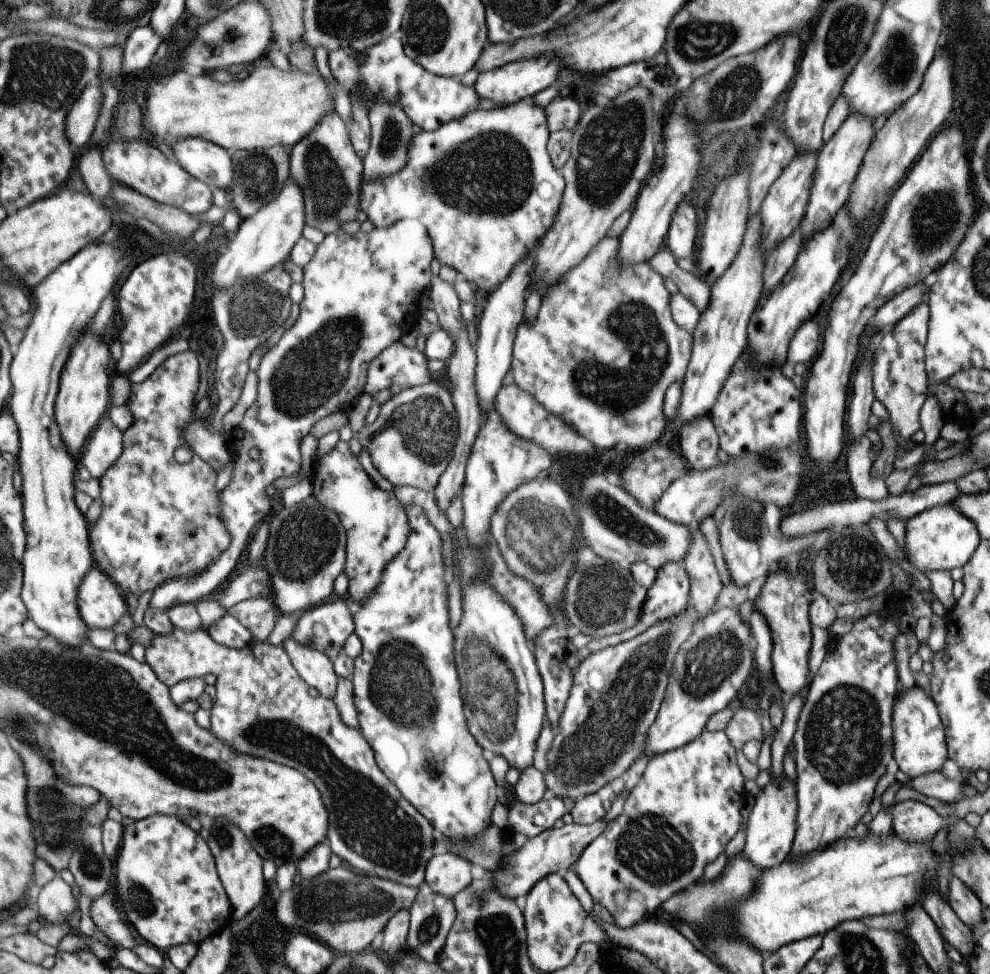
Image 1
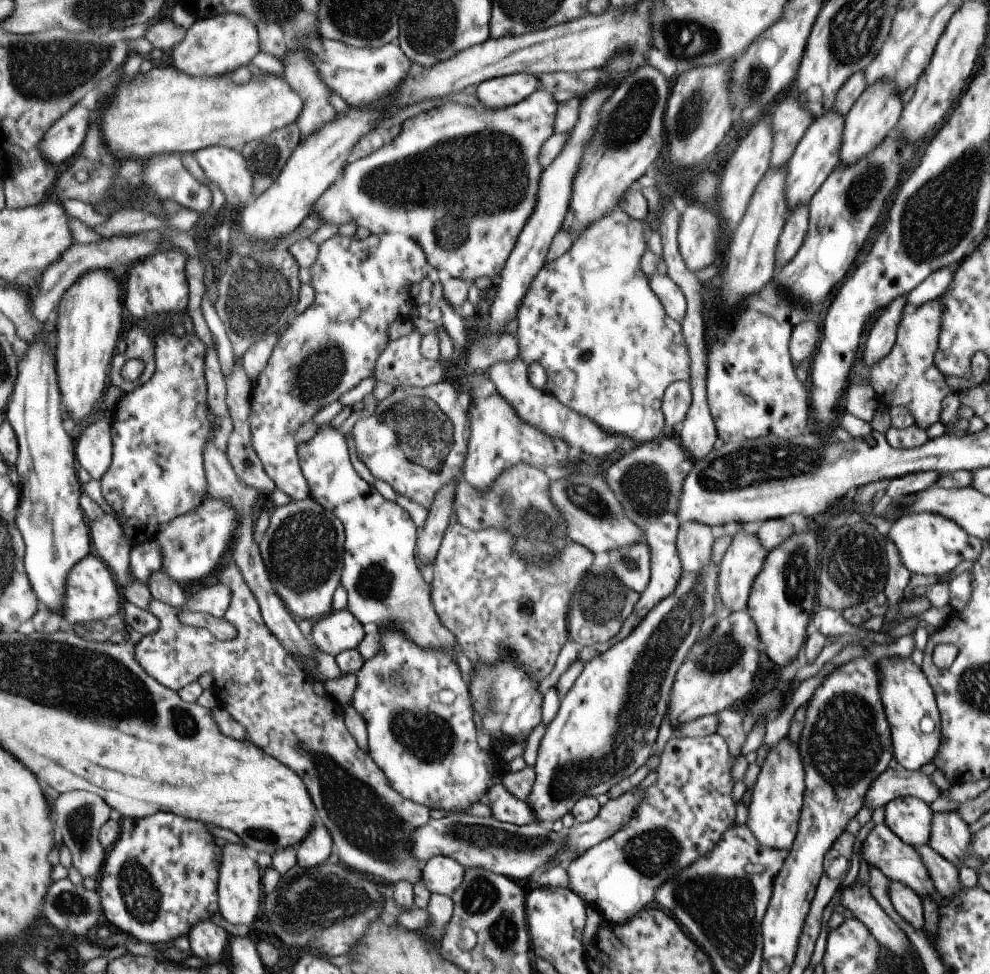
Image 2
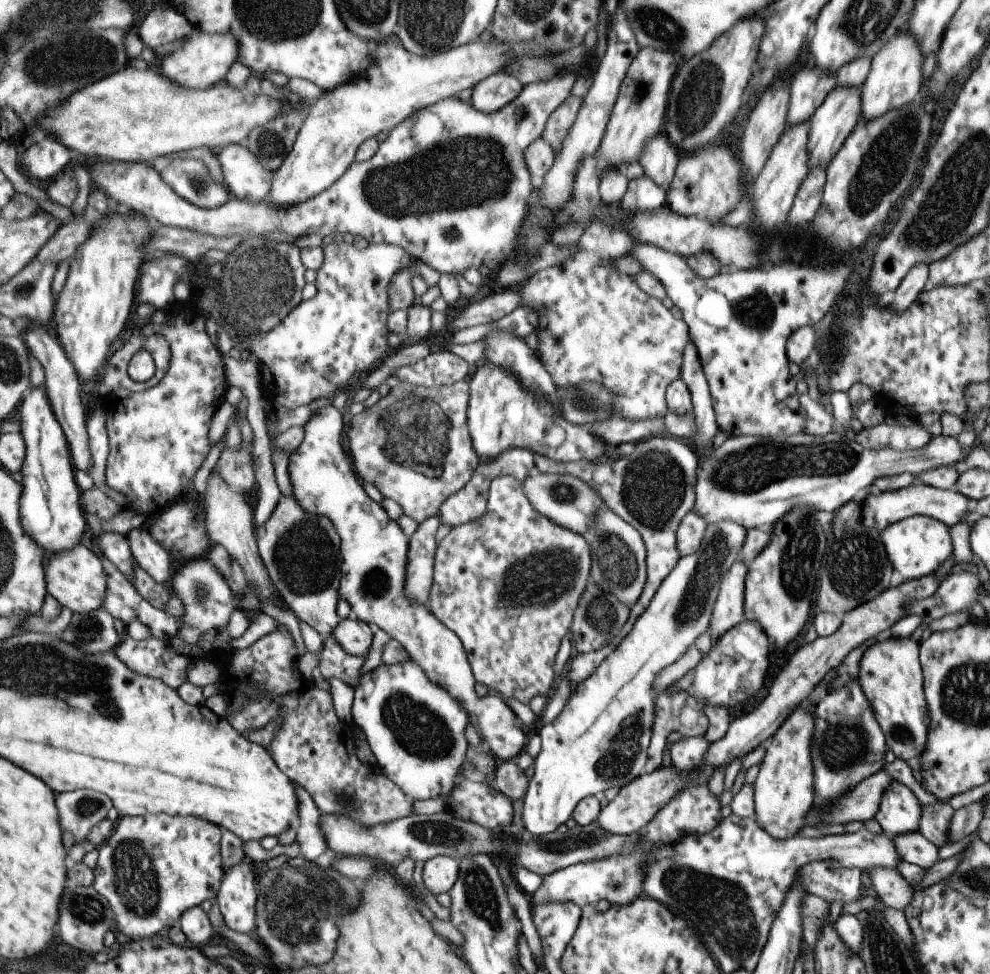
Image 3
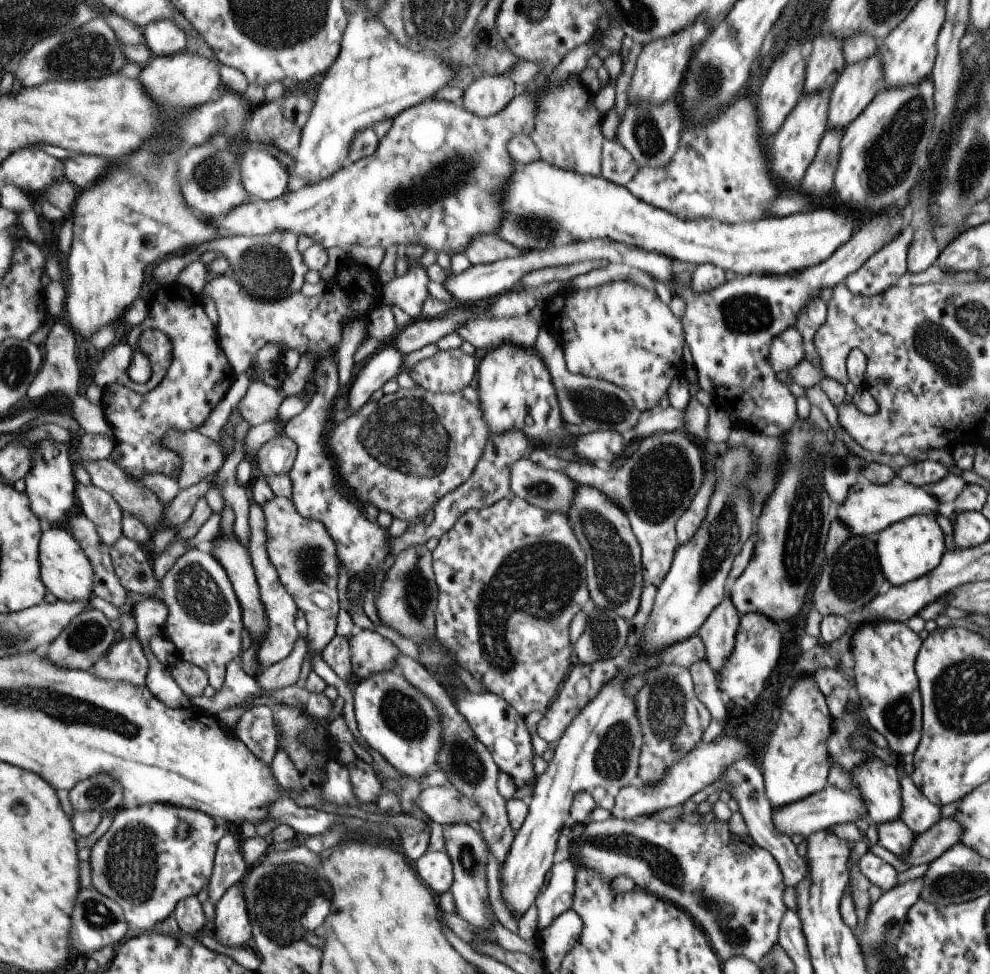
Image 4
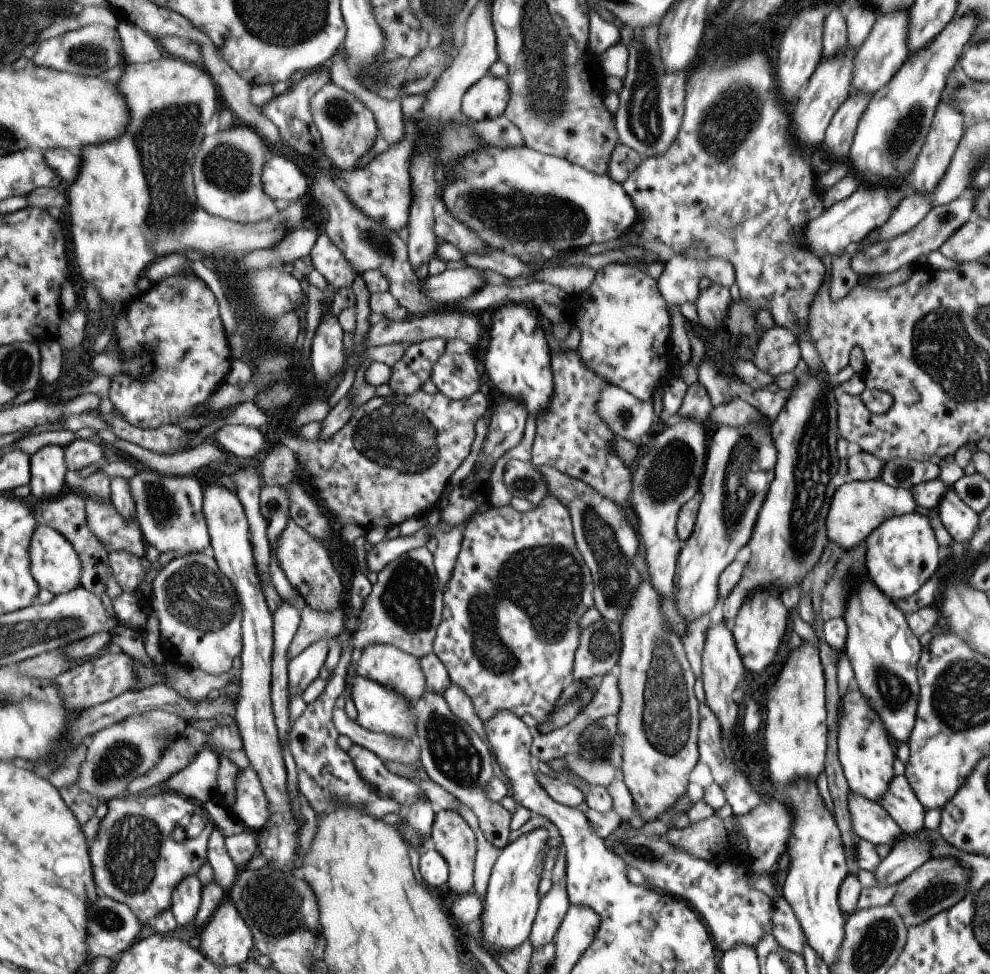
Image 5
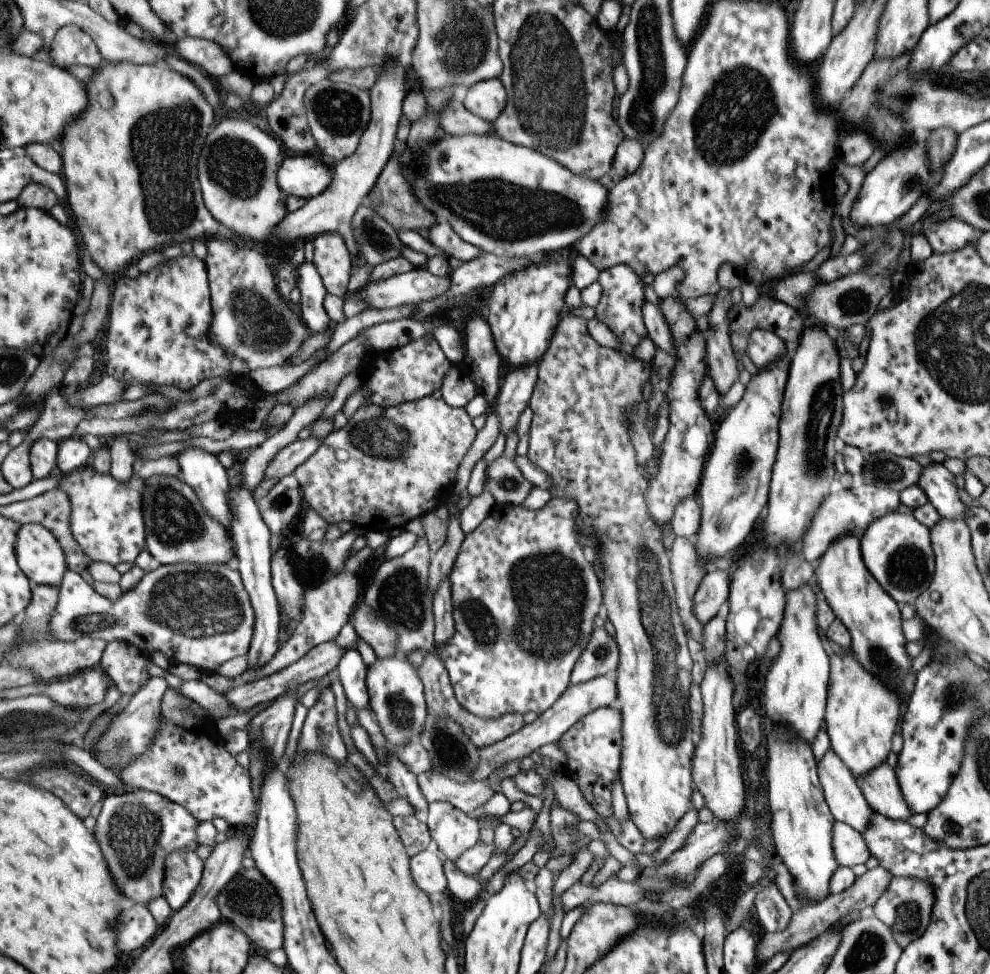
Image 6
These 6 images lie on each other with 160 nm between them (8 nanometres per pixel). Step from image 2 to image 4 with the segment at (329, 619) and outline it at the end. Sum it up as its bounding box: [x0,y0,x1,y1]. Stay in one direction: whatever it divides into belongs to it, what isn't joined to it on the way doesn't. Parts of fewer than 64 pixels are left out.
[350,629,401,681]

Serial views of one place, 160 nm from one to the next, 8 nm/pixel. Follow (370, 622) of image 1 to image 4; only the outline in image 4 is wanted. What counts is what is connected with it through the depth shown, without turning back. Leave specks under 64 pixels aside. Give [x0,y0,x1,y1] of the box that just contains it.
[353,671,443,781]

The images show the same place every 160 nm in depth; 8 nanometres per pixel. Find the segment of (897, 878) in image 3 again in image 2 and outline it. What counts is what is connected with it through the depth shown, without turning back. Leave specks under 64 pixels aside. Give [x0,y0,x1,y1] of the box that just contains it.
[886,881,923,930]

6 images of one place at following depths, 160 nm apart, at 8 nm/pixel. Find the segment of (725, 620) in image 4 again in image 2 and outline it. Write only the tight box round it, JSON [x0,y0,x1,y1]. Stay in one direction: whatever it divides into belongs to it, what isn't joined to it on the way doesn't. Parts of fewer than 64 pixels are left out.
[716,525,768,613]

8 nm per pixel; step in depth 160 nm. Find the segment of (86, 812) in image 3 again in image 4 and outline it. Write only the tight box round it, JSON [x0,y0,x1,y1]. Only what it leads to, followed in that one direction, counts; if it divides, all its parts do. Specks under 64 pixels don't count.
[69,772,124,811]

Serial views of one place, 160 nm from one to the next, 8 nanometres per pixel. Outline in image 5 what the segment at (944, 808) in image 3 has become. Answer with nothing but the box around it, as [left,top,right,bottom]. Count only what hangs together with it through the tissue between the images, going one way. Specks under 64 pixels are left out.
[877,775,925,835]

